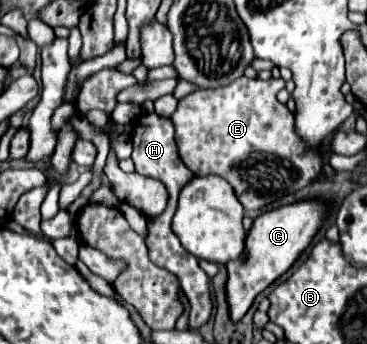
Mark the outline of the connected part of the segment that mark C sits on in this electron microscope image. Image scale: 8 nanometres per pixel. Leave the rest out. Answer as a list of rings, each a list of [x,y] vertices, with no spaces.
[[[300,201],[294,205],[284,205],[280,209],[262,213],[254,219],[252,229],[244,241],[244,253],[240,259],[228,261],[228,279],[226,279],[226,301],[230,321],[238,323],[244,313],[250,309],[254,297],[262,293],[272,281],[290,269],[296,257],[310,245],[312,237],[320,229],[326,217],[326,205],[320,201]]]

